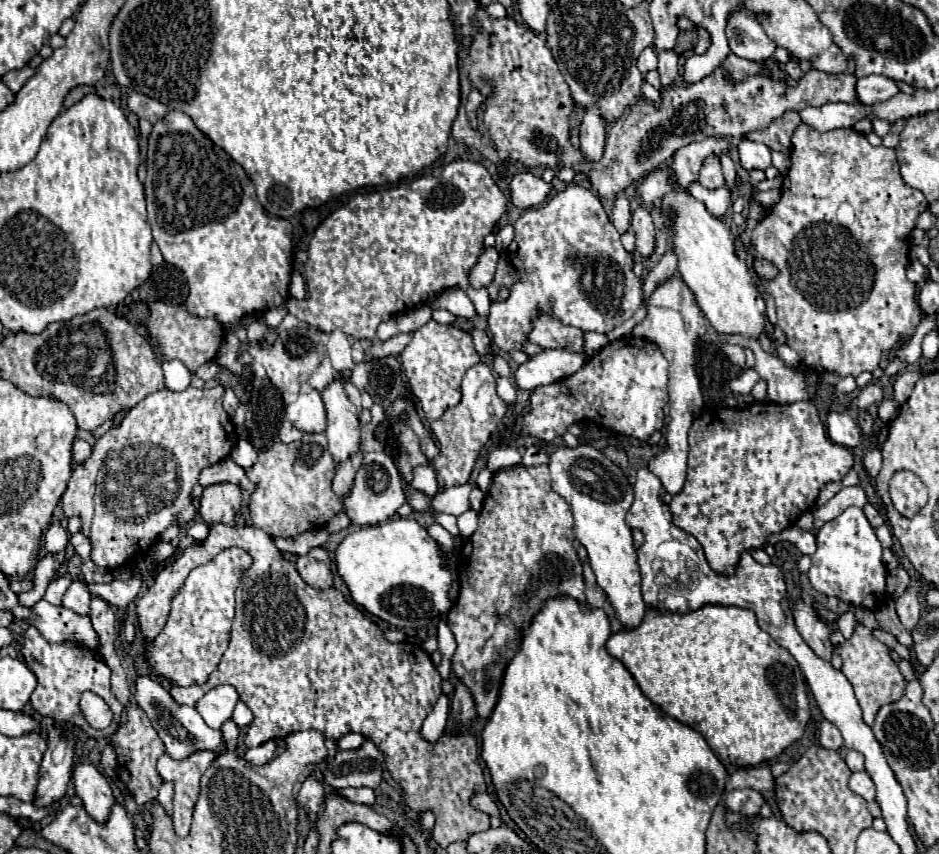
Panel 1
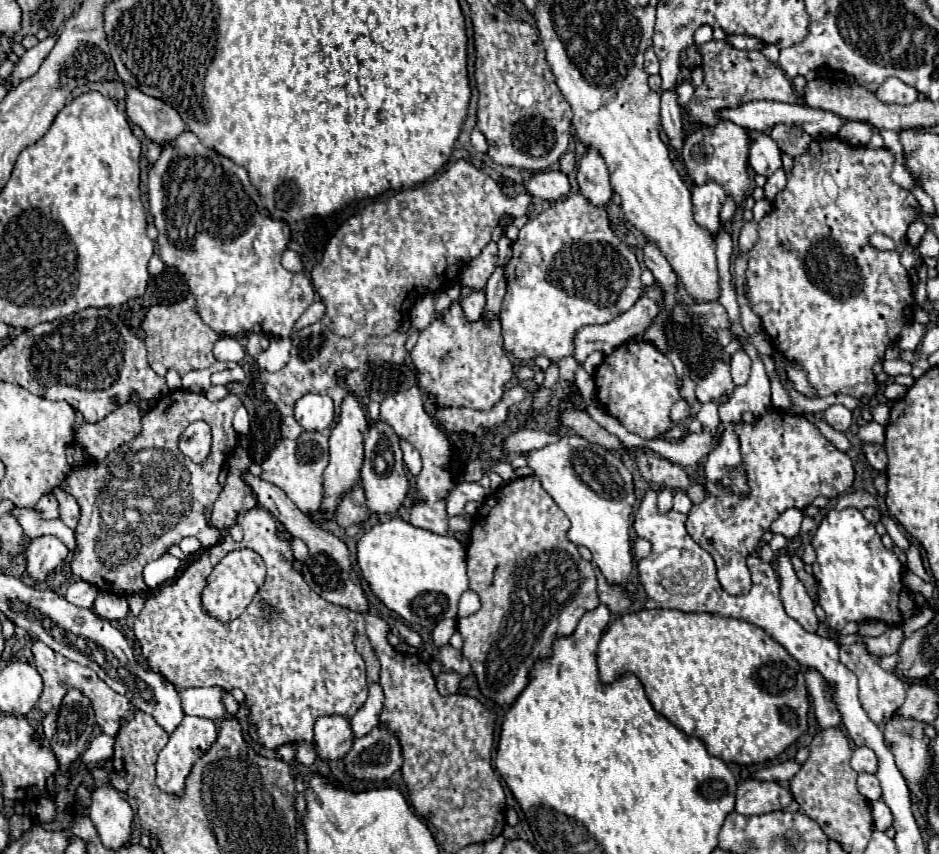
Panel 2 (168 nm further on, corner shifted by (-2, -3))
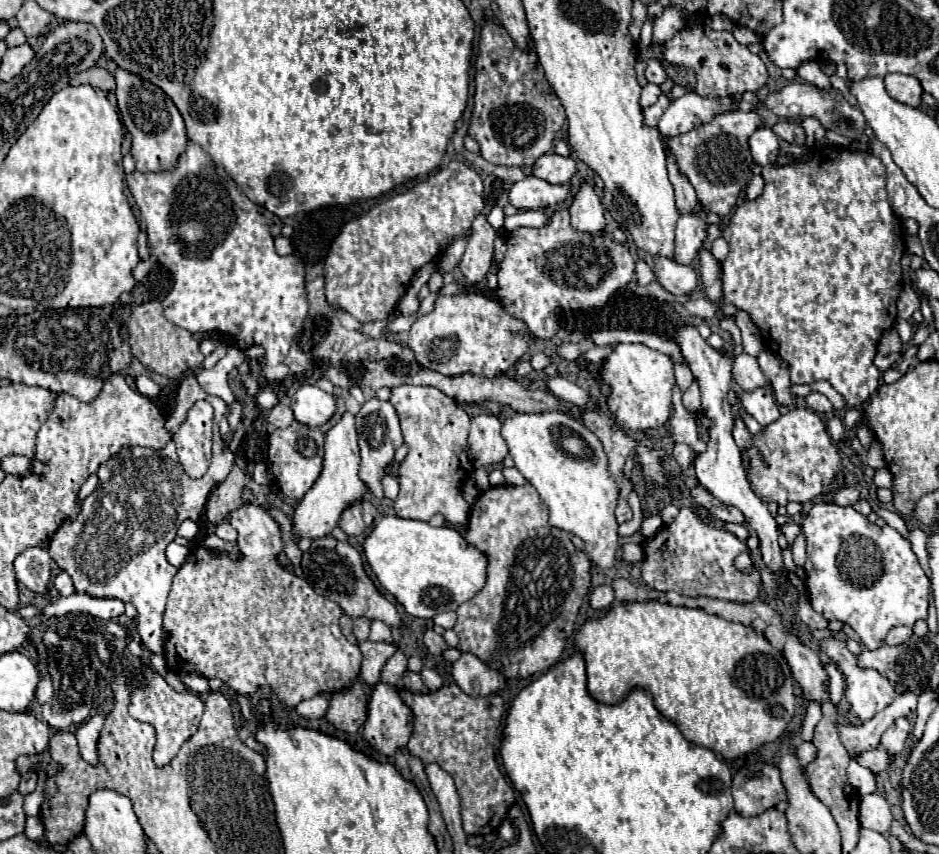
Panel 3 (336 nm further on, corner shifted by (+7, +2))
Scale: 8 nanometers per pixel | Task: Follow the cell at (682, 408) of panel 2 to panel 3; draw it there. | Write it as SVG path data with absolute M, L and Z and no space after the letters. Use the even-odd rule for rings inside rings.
M693 381L692 385L683 393L682 403L684 407L691 413L701 412L701 394L698 382Z

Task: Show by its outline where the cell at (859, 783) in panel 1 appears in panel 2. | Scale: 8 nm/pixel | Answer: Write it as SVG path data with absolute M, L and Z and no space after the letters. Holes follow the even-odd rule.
M860 774L860 776L858 776L858 792L860 792L862 796L866 796L870 802L878 800L880 794L882 794L880 784L878 784L878 780L876 780L874 774Z

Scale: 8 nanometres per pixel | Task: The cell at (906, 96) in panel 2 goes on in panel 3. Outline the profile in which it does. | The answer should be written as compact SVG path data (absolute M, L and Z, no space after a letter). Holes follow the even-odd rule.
M889 73L885 77L885 87L889 91L889 95L901 103L907 103L911 107L921 107L921 95L923 95L923 87L921 83L911 77L911 75L903 75L903 73Z

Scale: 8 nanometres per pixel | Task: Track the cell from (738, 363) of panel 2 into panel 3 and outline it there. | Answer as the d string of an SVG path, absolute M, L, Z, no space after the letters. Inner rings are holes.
M741 353L741 355L735 357L733 377L741 385L741 389L745 389L745 391L755 391L757 387L767 387L769 385L767 377L763 375L763 371L757 365L757 359L747 355L747 353Z

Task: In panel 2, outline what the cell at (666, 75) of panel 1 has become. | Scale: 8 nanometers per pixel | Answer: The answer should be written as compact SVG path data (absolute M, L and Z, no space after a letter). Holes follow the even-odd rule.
M664 90L660 94L660 100L662 100L662 108L660 108L662 126L670 138L670 144L676 148L676 152L680 156L680 150L682 150L682 108L678 104L676 90Z

